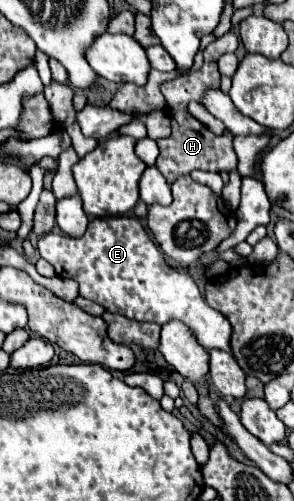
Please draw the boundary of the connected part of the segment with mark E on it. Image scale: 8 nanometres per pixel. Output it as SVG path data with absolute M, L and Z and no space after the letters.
M94 218L82 238L44 234L38 240L38 252L54 266L60 278L78 282L80 296L104 306L106 312L156 324L180 320L192 330L202 348L218 348L232 354L232 326L228 318L206 304L196 282L186 272L178 272L166 264L162 252L136 218Z

